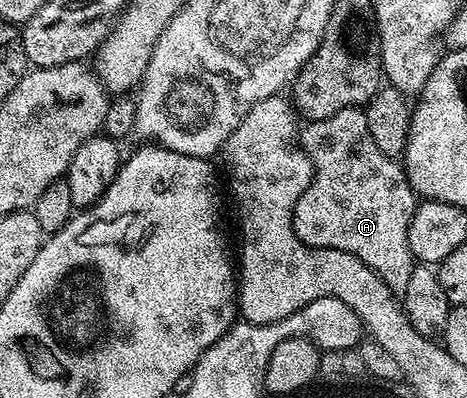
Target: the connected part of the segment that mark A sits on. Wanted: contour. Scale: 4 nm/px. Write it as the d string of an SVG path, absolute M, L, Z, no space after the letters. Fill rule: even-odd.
M352 107L326 119L306 122L299 131L299 146L311 161L313 180L305 192L297 196L293 210L295 233L309 247L339 249L359 257L359 261L373 270L394 293L405 292L415 266L411 245L407 245L407 229L411 229L411 217L419 199L405 176L404 166L398 160L387 157L387 153L375 145L371 129L367 129L364 110Z

